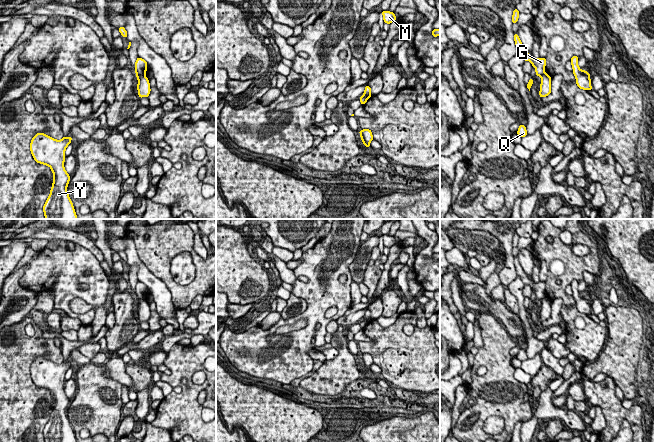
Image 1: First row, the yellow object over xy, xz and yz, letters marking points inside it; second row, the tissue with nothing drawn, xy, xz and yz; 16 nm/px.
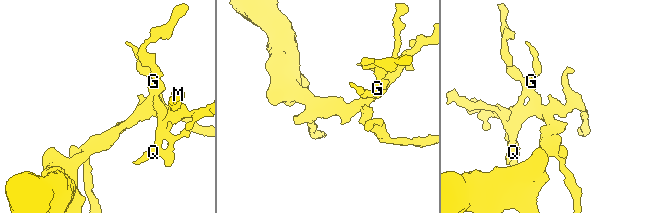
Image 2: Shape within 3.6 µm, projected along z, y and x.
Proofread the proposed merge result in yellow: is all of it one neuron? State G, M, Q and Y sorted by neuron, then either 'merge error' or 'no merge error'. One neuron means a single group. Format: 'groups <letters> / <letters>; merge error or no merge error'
groups G M Q / Y; merge error

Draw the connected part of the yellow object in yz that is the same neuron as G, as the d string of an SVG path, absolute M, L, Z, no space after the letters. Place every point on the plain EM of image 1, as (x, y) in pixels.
M514 258L514 265L516 268L517 276L519 276L525 285L530 285L532 290L535 291L536 301L542 300L545 297L546 282L534 283L530 280L527 274L522 269L518 258Z

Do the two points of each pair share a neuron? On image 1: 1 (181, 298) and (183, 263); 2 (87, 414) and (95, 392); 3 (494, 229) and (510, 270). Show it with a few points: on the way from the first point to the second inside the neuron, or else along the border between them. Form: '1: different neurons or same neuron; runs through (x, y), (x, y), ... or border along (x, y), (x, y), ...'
1: different neurons; border along (170, 264), (177, 283), (195, 278)
2: same neuron; runs through (92, 409), (95, 406), (95, 397)
3: same neuron; runs through (504, 238), (507, 242), (509, 260)

